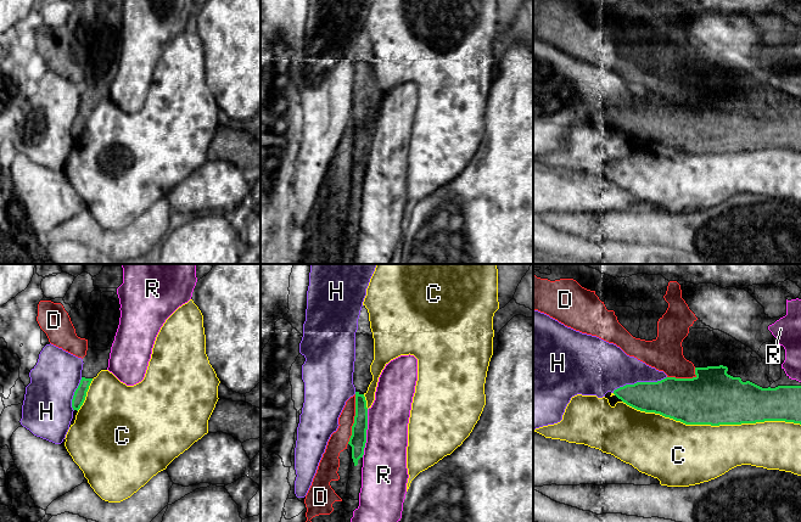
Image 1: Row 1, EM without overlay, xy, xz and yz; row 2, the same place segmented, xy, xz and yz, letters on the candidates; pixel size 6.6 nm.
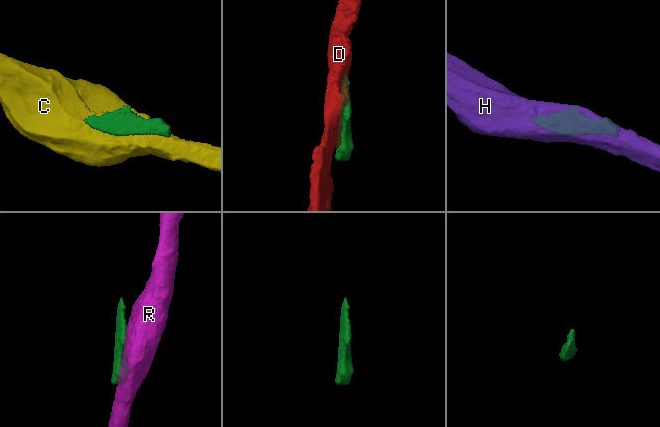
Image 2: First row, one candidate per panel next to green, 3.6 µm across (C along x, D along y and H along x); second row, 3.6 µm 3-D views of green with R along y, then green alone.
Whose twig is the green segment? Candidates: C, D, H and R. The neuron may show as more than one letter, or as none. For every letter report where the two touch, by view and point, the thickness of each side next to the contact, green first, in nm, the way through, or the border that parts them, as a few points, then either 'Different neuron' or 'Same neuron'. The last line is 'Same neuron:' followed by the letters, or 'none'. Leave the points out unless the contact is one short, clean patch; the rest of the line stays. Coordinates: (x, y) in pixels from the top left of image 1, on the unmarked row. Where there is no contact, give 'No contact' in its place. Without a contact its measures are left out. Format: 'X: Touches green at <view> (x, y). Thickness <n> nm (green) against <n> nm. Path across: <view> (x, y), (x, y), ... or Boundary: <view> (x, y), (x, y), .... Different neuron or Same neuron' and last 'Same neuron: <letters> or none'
C: Touches green at yz (711, 152). Thickness 360 nm (green) against 400 nm. Different neuron
D: Touches green at xz (354, 146). Thickness 110 nm (green) against 120 nm. Different neuron
H: Touches green at yz (639, 110). Thickness 260 nm (green) against 320 nm. Different neuron
R: Touches green at xz (365, 161). Thickness 110 nm (green) against 280 nm. Different neuron
Same neuron: none

